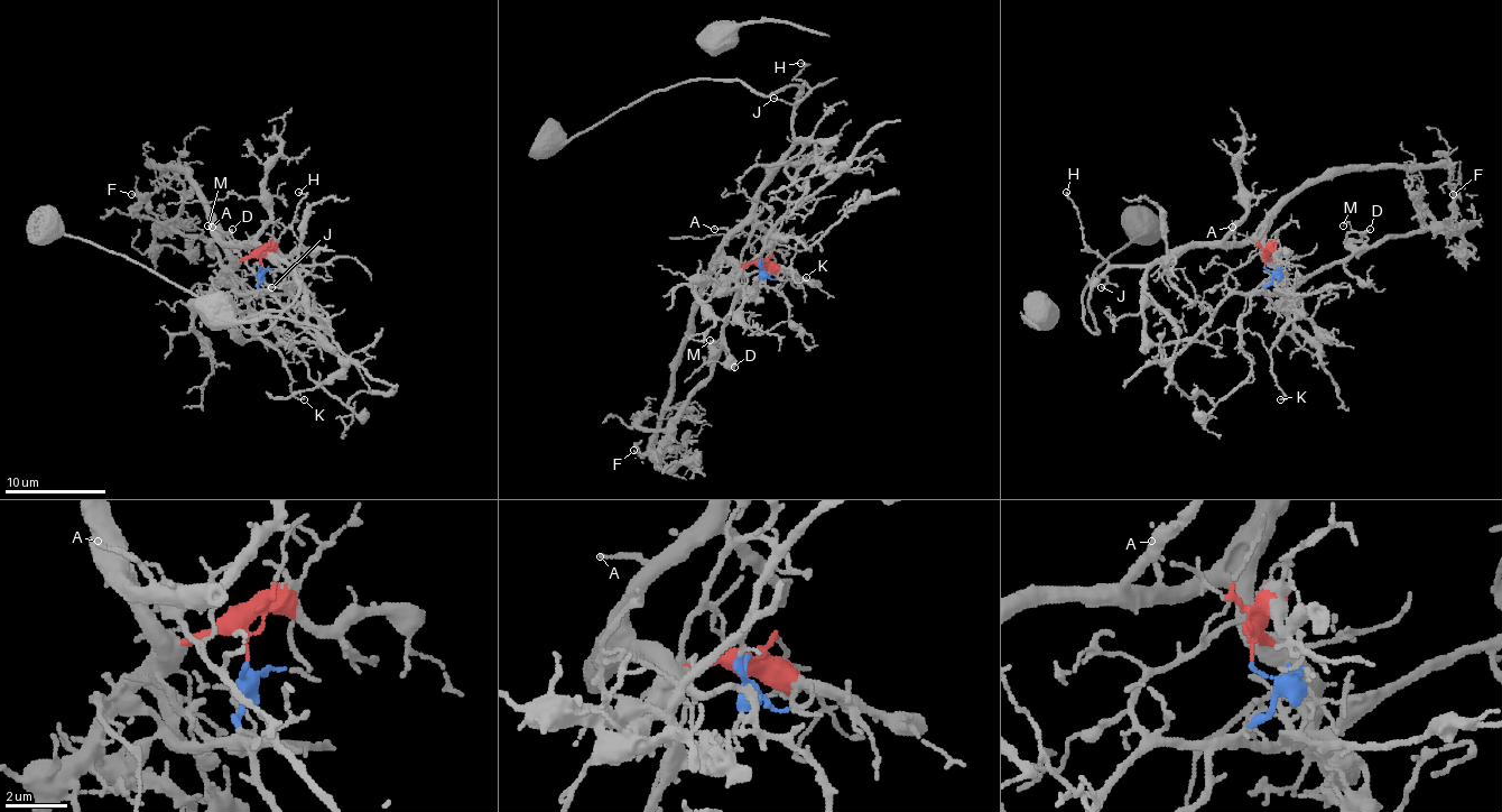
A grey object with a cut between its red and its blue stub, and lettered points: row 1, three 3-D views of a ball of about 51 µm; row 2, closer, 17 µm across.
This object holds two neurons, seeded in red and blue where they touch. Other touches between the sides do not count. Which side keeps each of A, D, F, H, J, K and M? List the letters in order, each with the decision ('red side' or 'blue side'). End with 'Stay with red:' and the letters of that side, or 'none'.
A: red side
D: blue side
F: blue side
H: red side
J: red side
K: blue side
M: blue side
Stay with red: A, H, J

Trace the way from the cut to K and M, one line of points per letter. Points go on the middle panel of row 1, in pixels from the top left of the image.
K: (762, 261), (762, 268), (760, 254), (772, 238), (790, 246), (795, 254), (785, 268), (798, 284), (805, 276)
M: (762, 261), (762, 268), (758, 258), (742, 271), (720, 350), (716, 342), (724, 344), (710, 340)

